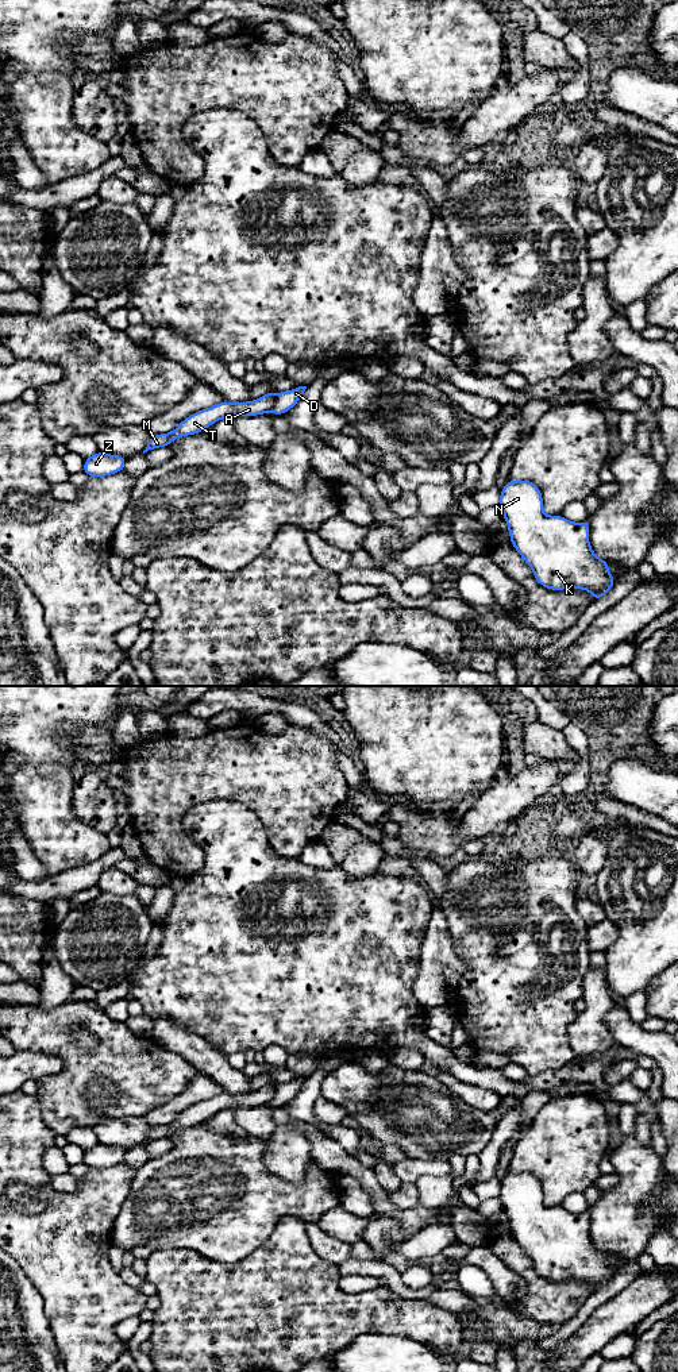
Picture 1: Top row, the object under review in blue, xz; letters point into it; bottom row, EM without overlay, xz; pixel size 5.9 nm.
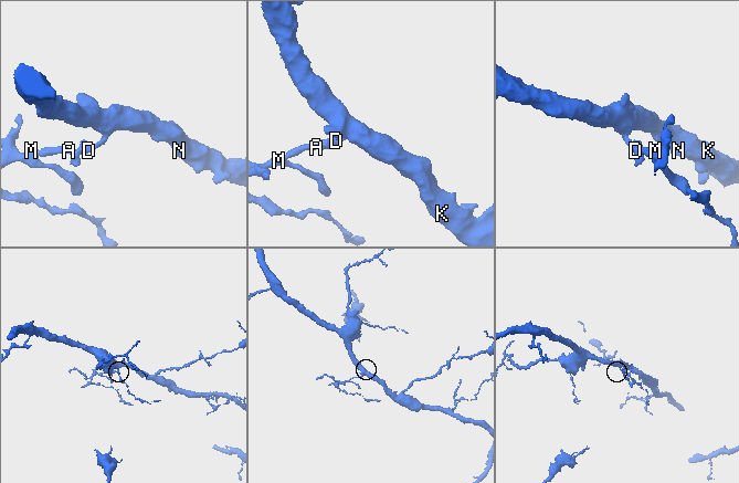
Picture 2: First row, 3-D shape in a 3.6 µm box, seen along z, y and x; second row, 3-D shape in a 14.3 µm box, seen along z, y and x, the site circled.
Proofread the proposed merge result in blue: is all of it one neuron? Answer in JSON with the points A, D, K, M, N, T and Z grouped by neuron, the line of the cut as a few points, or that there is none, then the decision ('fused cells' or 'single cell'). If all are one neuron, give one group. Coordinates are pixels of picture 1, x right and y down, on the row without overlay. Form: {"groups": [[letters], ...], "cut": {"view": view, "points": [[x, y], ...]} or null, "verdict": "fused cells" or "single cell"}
{"groups": [["A", "M", "T", "Z"], ["D", "K", "N"]], "cut": {"view": "xz", "points": [[276, 1086], [270, 1102]]}, "verdict": "fused cells"}

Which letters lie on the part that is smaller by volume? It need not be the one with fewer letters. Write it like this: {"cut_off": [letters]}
{"cut_off": ["A", "M", "T", "Z"]}

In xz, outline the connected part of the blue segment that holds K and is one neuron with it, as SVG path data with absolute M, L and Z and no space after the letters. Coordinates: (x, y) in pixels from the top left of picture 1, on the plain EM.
M509 1171L501 1180L500 1199L508 1215L511 1234L542 1277L550 1282L583 1280L596 1292L616 1275L608 1253L598 1249L590 1238L589 1213L573 1214L560 1206L547 1207L543 1203L543 1187L532 1172Z

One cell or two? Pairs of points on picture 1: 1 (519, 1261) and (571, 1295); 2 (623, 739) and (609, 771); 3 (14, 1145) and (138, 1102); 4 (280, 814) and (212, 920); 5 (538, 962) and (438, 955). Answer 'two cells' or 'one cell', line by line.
1: one cell
2: two cells
3: two cells
4: two cells
5: two cells

